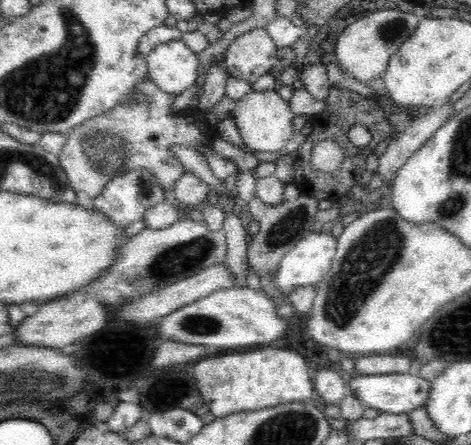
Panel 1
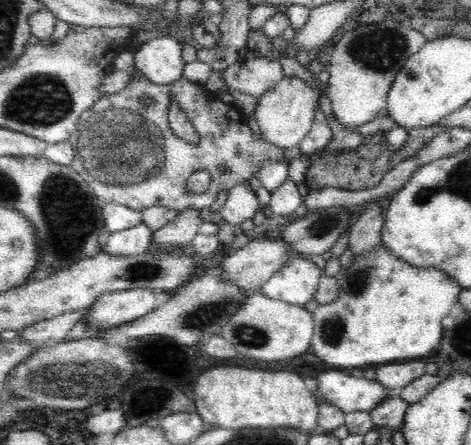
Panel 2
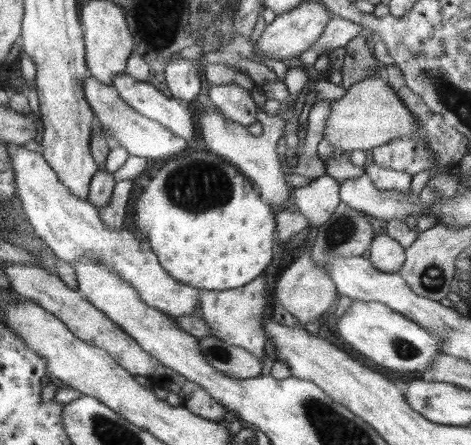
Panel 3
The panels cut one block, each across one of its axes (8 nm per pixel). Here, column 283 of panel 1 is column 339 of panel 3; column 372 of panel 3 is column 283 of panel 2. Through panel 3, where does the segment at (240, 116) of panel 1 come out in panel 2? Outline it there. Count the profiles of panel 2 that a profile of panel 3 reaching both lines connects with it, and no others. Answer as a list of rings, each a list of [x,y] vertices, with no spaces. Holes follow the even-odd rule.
[[[286,77],[270,90],[259,96],[256,103],[255,119],[258,122],[261,135],[266,141],[280,148],[294,148],[300,144],[314,124],[319,94],[310,83],[298,77]]]

